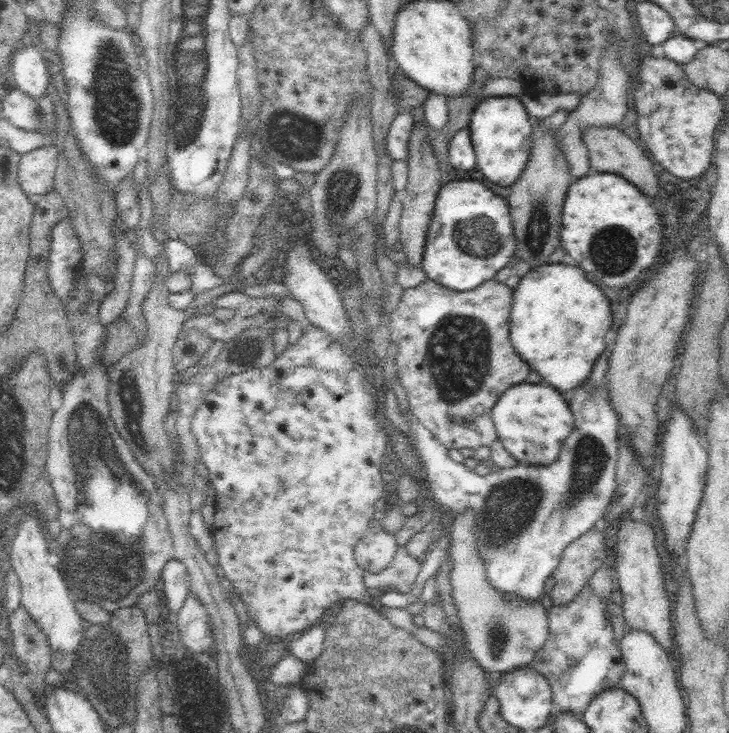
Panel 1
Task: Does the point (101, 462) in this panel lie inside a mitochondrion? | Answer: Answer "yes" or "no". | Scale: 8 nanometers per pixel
yes

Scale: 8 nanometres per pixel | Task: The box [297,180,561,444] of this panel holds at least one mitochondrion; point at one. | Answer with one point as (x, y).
(459, 370)

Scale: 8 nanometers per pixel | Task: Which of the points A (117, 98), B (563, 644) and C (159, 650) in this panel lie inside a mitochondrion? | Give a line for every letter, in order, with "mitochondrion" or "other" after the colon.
A: mitochondrion
B: other
C: other

